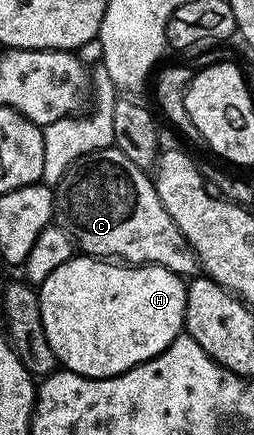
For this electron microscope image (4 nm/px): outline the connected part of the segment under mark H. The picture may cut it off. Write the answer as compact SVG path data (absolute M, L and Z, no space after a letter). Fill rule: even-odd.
M76 254L72 256L69 262L57 266L57 270L53 270L53 274L49 274L49 278L45 278L45 282L38 285L37 291L41 302L41 322L45 326L45 338L49 338L49 346L53 346L56 361L66 371L75 372L79 376L88 376L91 380L104 380L110 376L119 376L122 372L135 368L138 364L152 360L157 354L165 351L184 331L183 319L185 318L185 302L187 301L187 284L184 277L179 276L176 272L170 272L160 264L140 264L136 266L126 262L112 262L110 259L98 256Z

